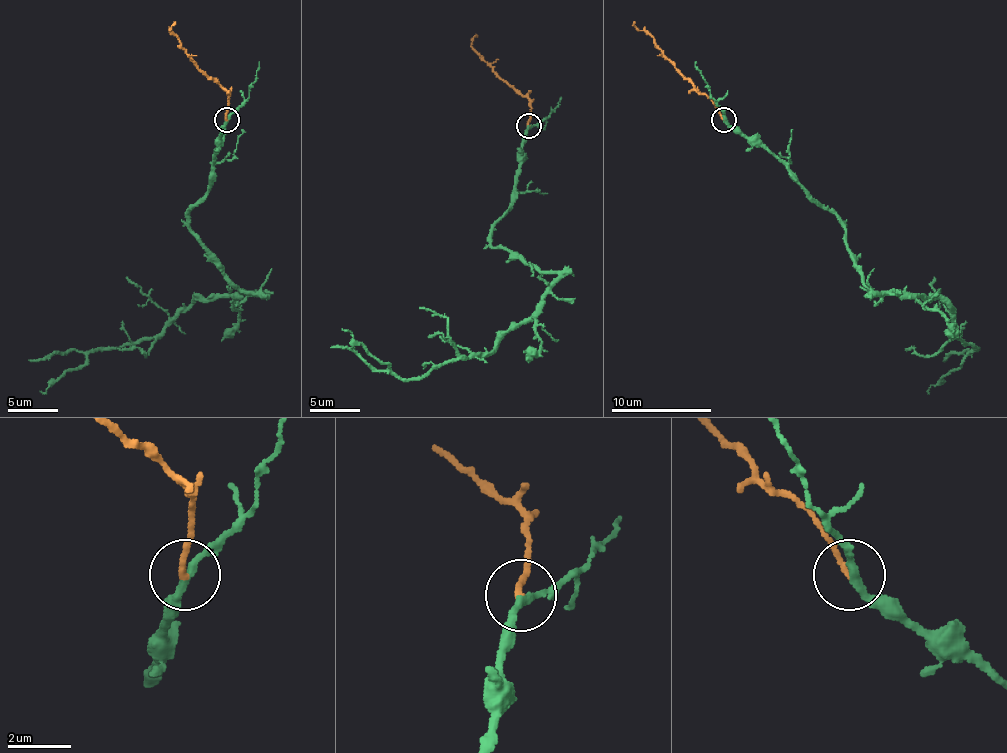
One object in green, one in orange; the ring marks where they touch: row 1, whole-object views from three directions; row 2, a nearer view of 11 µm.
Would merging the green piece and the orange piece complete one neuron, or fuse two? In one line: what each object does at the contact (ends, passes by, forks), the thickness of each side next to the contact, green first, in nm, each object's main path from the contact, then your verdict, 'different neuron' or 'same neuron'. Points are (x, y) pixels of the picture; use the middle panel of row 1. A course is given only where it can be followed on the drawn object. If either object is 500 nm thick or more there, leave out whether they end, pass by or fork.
green passes by; orange ends; calibres 240 and 190 nm; course green (528, 125), (515, 202), (490, 243), (555, 273), (538, 308), (483, 353), (415, 378), (395, 375), (342, 328); course orange (528, 125), (530, 102), (473, 47), (478, 35); same neuron

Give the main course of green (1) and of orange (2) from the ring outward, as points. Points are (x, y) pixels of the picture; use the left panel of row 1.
1: (226, 120), (213, 185), (188, 225), (218, 268), (256, 293), (198, 298), (156, 335), (93, 350), (40, 390)
2: (226, 120), (228, 95), (171, 32), (176, 22)

